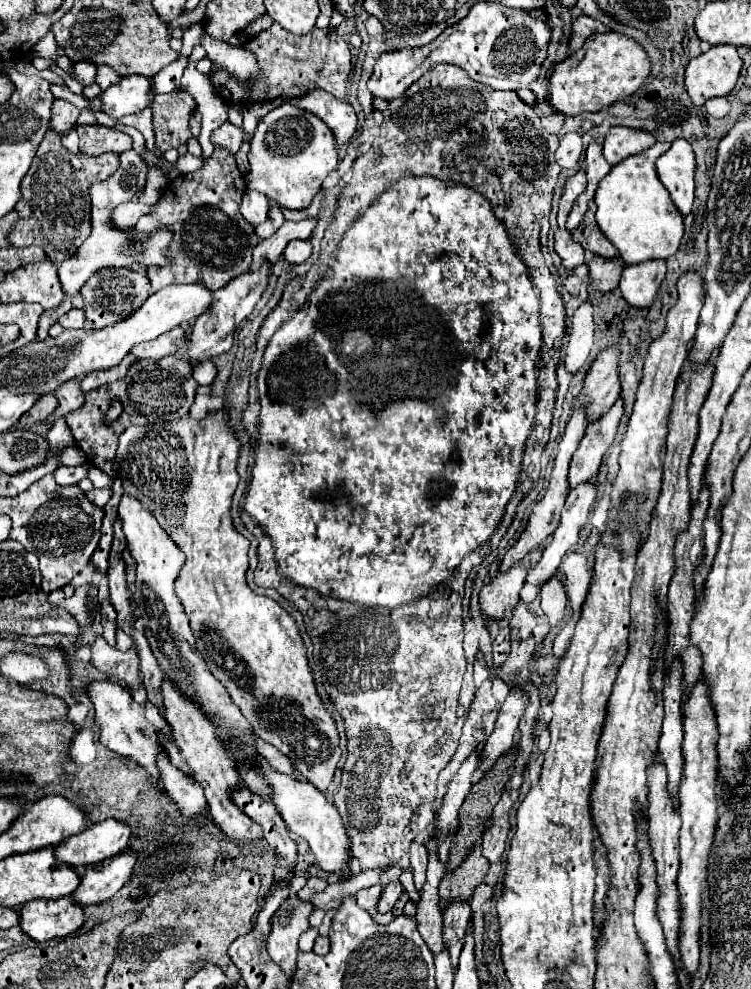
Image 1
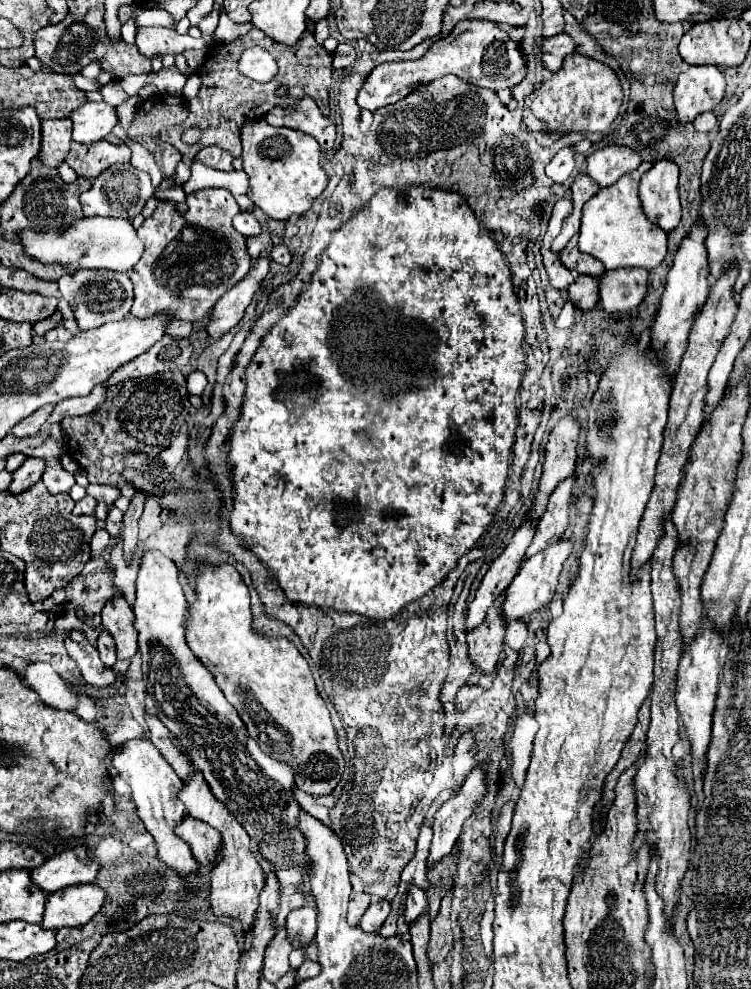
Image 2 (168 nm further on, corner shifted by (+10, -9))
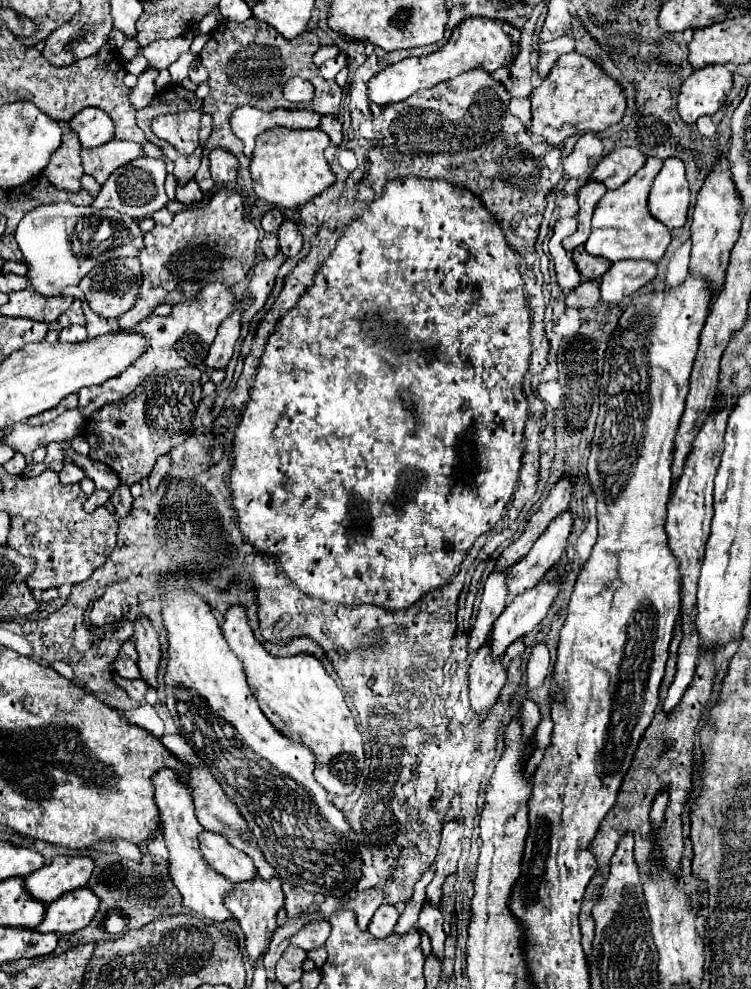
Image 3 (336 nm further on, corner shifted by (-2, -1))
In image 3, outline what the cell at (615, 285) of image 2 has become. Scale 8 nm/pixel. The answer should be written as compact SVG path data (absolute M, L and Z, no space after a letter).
M620 260L612 263L600 281L602 301L620 303L638 293L656 277L656 263L647 260Z

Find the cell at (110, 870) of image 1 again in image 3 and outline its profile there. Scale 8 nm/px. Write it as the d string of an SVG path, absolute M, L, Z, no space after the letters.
M80 887L80 891L68 891L64 899L56 899L46 907L46 915L42 923L36 927L42 933L74 933L86 927L100 905L100 897L92 895L88 887Z

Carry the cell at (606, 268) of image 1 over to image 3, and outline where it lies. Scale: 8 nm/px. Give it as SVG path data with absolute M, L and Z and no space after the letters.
M582 281L576 289L572 289L566 297L566 305L568 307L596 307L596 303L600 301L600 283L588 283Z

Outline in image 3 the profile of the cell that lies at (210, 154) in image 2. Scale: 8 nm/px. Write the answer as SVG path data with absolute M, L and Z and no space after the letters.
M212 149L210 155L210 173L212 173L212 179L222 185L222 183L232 183L236 181L236 175L238 175L238 159L230 153L230 151L224 151L224 149Z

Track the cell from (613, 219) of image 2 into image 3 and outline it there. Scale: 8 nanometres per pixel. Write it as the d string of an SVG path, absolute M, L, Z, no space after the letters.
M648 159L646 165L632 177L628 183L614 191L606 191L600 203L594 209L592 217L592 233L586 241L586 251L592 255L606 257L610 261L620 259L648 259L658 263L670 245L672 233L648 211L648 193L656 173L662 167L662 159Z

